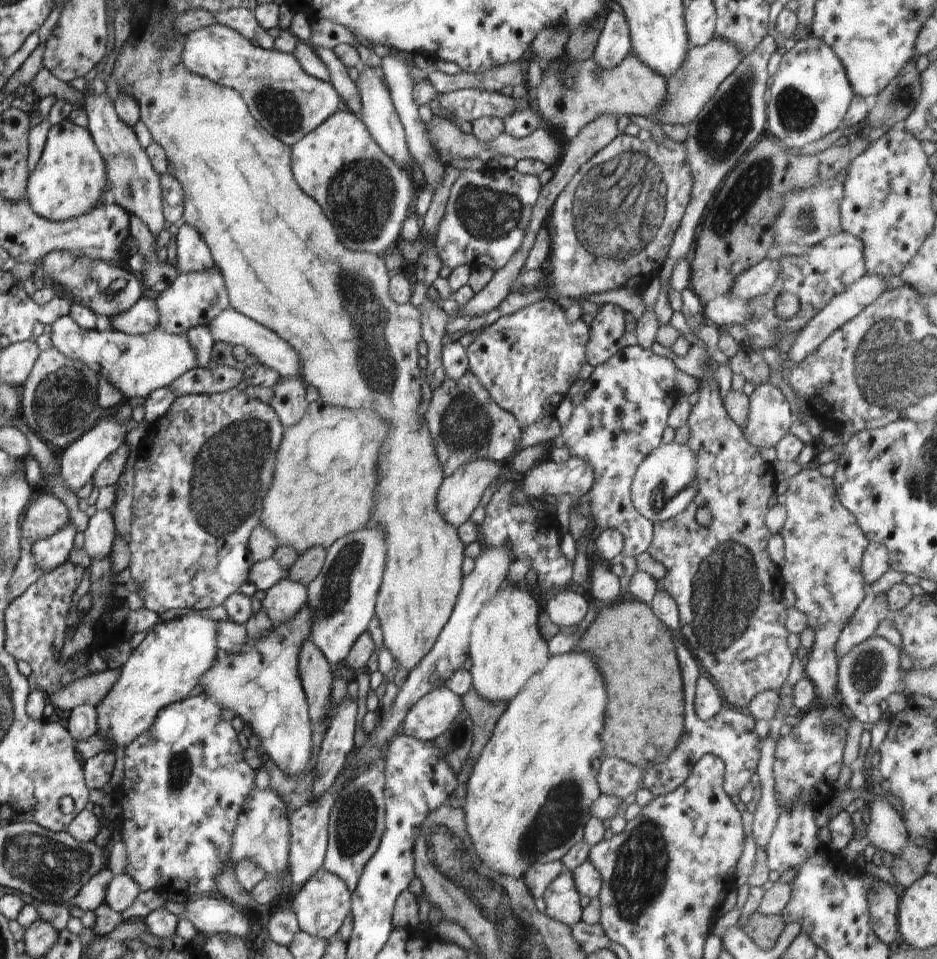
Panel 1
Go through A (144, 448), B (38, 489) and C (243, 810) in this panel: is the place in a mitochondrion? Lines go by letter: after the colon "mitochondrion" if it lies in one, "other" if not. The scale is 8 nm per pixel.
A: other
B: other
C: other

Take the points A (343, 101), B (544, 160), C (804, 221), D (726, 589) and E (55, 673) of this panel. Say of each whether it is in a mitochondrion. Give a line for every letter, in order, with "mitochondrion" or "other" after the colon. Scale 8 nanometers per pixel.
A: other
B: other
C: mitochondrion
D: mitochondrion
E: other

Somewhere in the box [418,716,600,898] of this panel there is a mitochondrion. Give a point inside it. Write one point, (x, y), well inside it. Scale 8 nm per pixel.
(557, 821)

